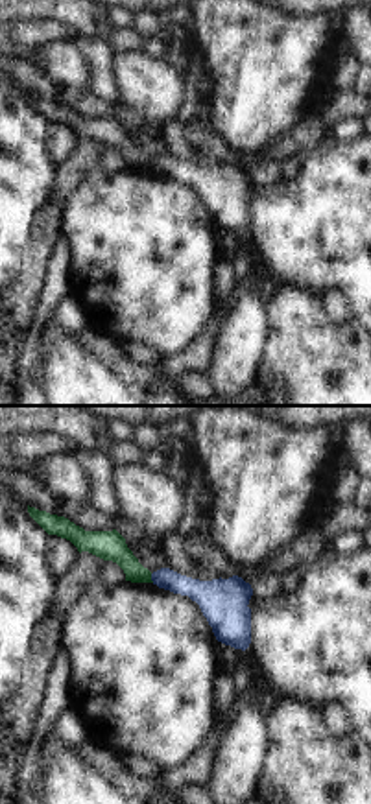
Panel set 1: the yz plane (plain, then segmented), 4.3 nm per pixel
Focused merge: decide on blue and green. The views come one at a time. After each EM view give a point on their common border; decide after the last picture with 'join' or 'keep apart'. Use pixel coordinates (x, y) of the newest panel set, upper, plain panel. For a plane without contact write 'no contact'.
(152, 165)

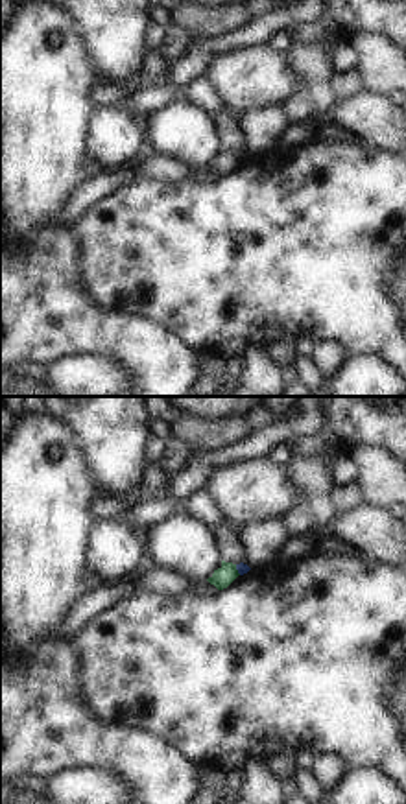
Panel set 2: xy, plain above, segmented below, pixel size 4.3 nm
(237, 155)

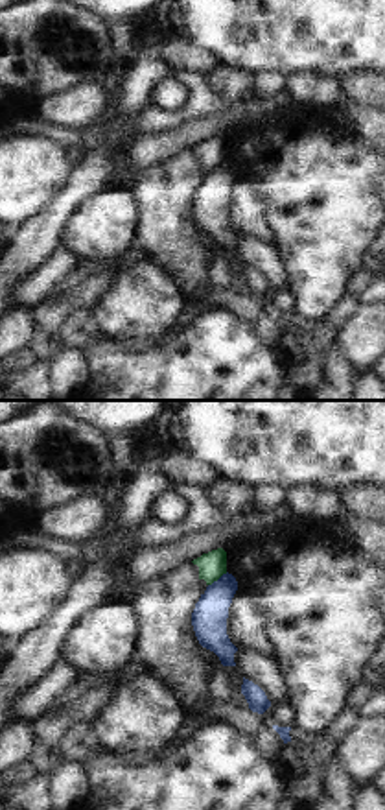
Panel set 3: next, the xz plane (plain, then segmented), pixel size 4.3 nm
(220, 165)

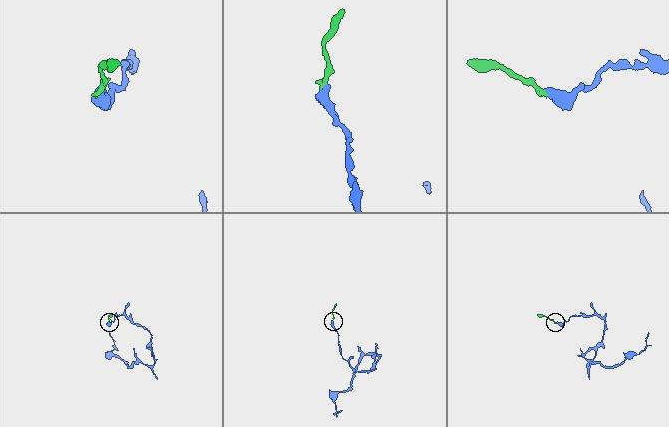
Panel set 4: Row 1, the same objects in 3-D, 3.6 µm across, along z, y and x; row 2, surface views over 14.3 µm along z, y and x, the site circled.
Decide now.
keep apart

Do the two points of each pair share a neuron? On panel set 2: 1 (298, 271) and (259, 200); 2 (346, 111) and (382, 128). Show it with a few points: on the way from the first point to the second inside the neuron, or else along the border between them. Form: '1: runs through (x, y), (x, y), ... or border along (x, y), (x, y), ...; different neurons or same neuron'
1: runs through (298, 253), (275, 229), (274, 218); same neuron
2: runs through (355, 115), (373, 120); same neuron

